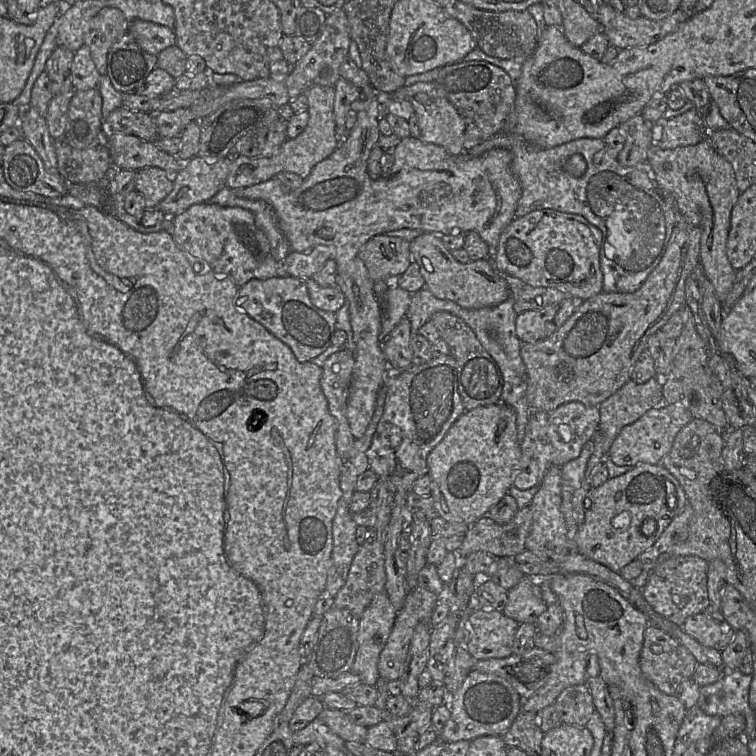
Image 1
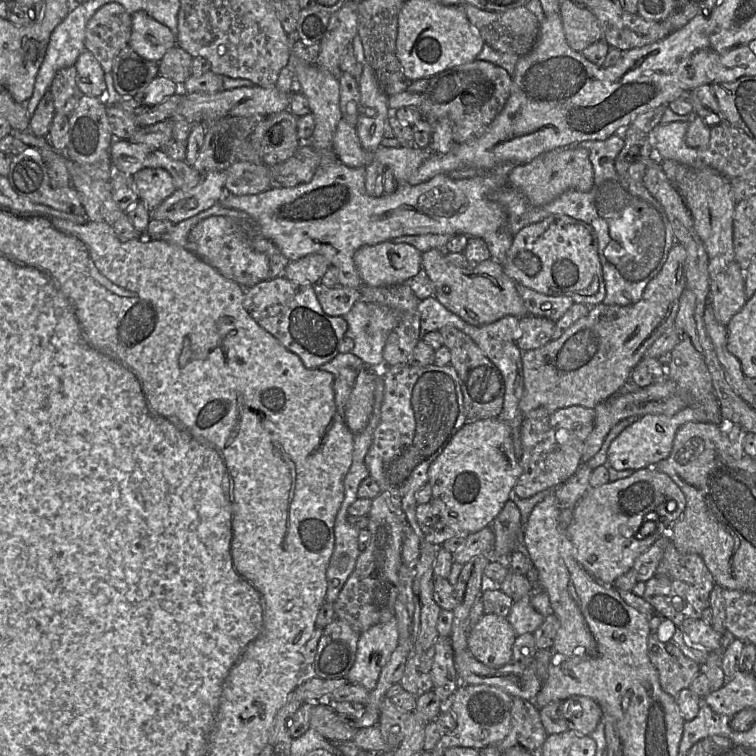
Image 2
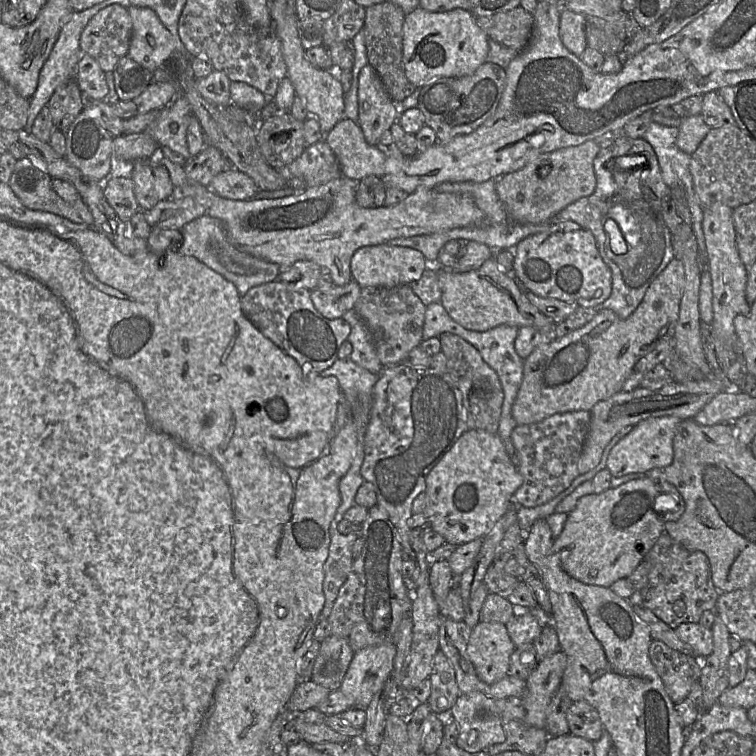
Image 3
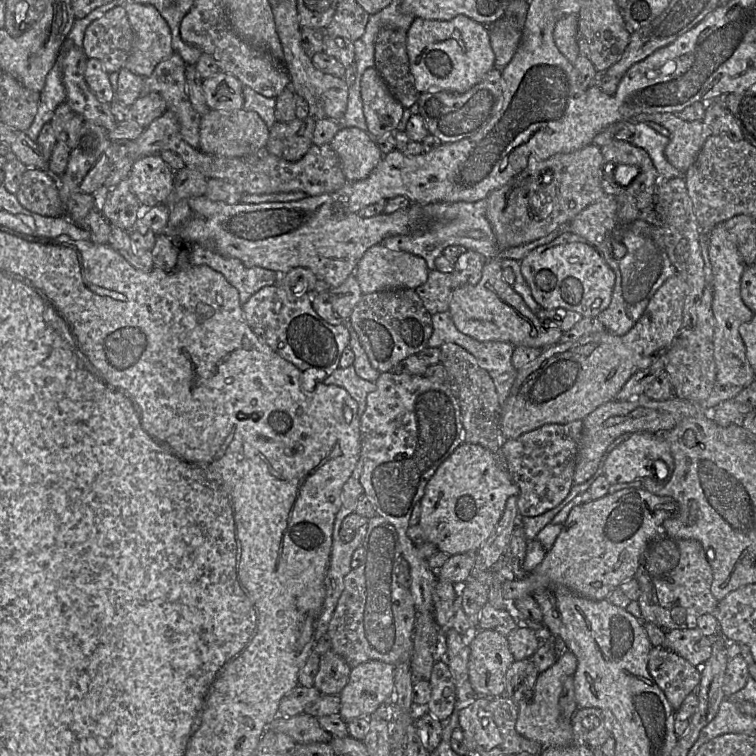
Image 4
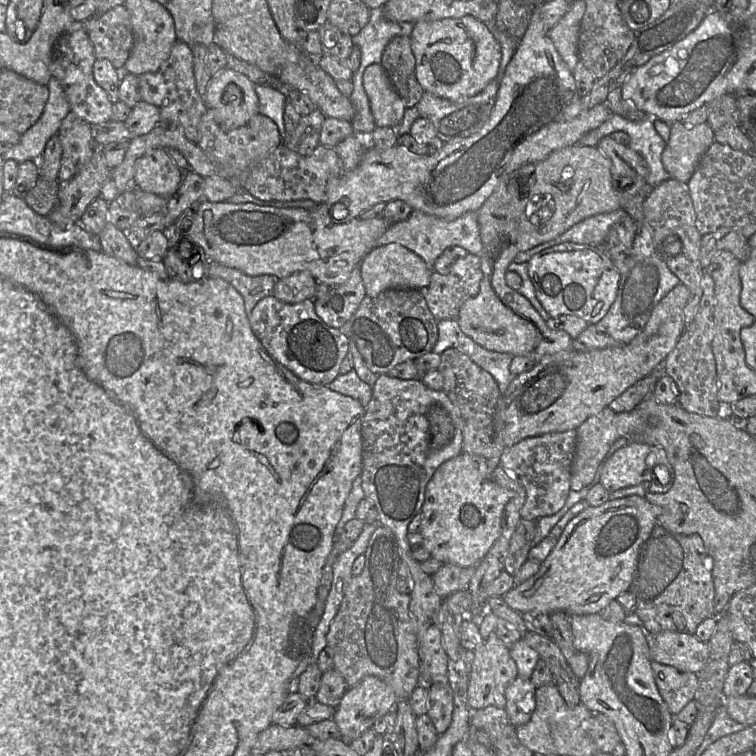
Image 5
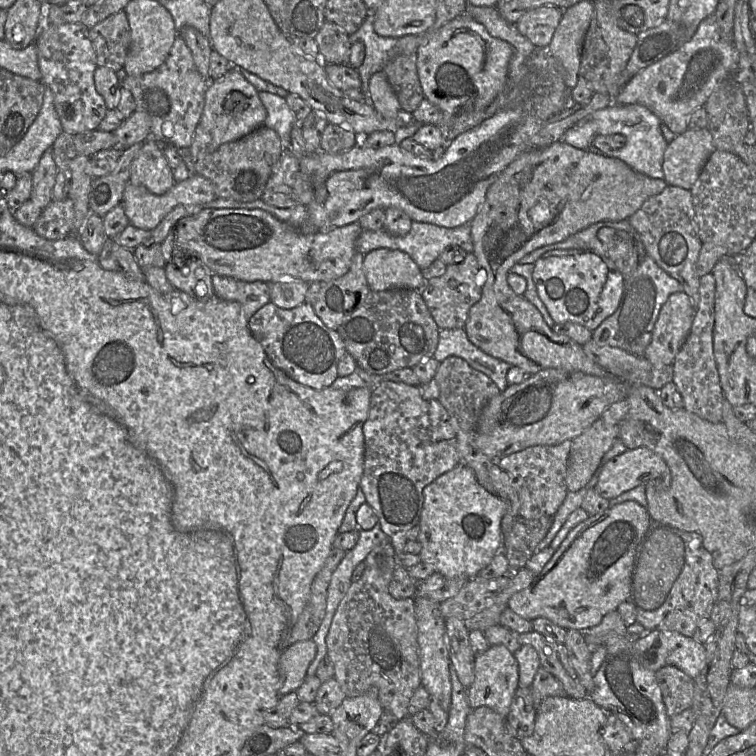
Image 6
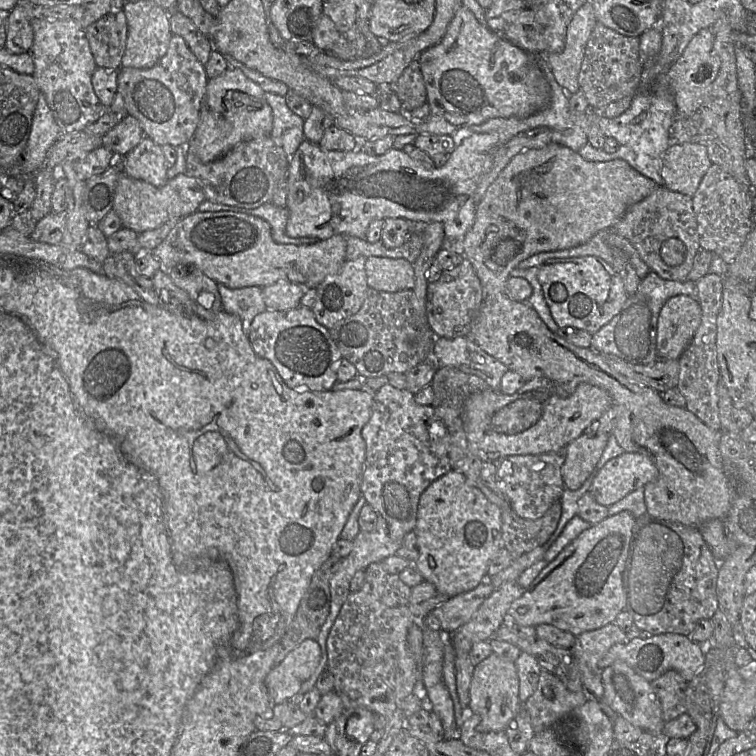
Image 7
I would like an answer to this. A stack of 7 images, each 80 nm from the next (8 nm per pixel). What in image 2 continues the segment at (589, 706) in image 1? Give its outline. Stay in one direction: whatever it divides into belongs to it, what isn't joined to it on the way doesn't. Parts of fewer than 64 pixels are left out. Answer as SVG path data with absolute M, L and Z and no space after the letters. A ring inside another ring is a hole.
M571 696L561 703L561 712L570 730L589 735L602 719L599 705L586 696Z

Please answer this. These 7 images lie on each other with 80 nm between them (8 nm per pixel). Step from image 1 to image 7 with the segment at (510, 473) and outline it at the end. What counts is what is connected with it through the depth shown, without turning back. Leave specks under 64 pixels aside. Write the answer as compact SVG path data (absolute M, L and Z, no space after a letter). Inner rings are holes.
M455 470L447 472L432 482L420 496L413 529L419 553L415 568L424 581L432 583L439 593L449 598L474 589L487 576L494 555L503 548L501 523L502 509L499 506L490 502L479 488L470 485L464 474Z

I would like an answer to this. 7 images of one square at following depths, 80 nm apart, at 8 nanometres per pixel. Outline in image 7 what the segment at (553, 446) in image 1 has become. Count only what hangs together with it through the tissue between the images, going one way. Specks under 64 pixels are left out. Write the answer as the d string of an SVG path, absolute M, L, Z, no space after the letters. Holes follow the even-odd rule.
M550 452L539 455L508 456L493 463L497 466L496 489L498 495L507 500L512 510L521 518L536 520L542 517L563 494L564 483L561 467L563 452Z

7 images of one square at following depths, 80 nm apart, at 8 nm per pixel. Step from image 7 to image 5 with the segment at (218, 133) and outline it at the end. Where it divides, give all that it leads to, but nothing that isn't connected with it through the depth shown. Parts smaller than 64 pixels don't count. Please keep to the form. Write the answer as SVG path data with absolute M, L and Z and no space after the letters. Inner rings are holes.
M229 68L210 79L204 101L207 110L212 111L216 123L224 130L233 130L244 126L254 115L259 113L259 100L255 84L245 75Z

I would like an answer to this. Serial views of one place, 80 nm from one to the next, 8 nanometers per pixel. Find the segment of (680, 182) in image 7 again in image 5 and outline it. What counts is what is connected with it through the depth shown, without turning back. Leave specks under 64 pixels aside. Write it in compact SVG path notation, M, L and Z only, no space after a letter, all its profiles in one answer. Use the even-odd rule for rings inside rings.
M682 121L670 124L670 139L662 153L662 163L671 179L688 183L702 156L715 141L708 123L688 126Z

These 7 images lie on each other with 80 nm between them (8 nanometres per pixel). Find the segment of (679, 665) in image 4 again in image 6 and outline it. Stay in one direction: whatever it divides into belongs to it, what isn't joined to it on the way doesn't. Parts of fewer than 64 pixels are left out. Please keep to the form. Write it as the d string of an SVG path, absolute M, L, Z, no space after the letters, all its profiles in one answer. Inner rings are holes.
M664 666L655 672L662 700L669 718L691 708L694 679L675 666Z

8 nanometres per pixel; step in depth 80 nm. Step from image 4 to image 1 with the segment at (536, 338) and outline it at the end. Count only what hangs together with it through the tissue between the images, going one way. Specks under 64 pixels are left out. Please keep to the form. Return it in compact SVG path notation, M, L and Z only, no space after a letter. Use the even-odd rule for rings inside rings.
M422 233L410 242L410 251L412 260L419 265L426 288L439 299L453 301L466 309L481 309L496 306L510 296L506 279L489 259L461 263L452 256L440 235Z

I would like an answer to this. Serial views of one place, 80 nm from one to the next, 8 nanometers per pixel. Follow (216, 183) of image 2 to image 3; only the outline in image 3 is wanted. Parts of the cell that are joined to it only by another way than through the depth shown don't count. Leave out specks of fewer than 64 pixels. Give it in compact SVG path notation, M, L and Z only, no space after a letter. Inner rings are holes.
M192 197L169 198L145 211L145 219L152 228L179 230L192 220L206 214L206 208Z

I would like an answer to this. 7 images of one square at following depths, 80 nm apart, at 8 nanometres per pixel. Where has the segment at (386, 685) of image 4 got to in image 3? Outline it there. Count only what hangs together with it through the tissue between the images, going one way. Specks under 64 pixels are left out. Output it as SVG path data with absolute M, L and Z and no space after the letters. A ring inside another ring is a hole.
M394 643L369 646L354 653L340 687L352 701L352 708L366 710L391 677L395 656Z

